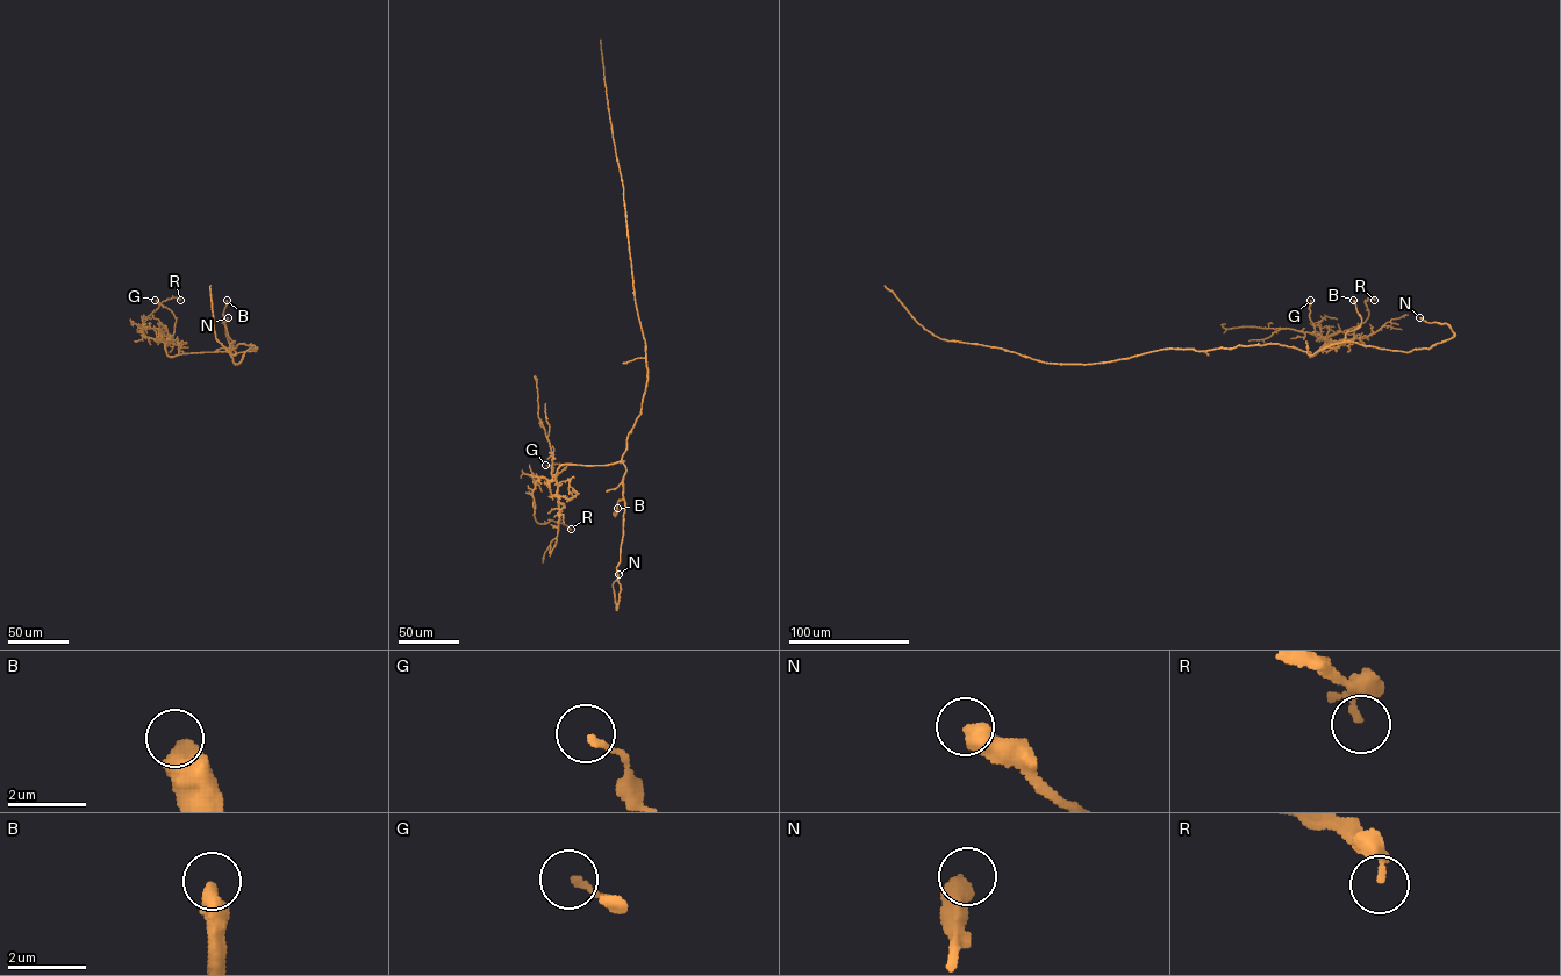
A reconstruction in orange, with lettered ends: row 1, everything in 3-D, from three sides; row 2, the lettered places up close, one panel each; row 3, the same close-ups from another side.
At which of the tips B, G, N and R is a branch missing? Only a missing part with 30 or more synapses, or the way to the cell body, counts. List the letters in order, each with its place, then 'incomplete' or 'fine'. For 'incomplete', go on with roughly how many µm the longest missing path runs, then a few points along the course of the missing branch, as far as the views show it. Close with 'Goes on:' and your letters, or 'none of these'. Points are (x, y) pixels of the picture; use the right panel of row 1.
B: at (1353, 300); fine
G: at (1310, 300); fine
N: at (1419, 317); fine
R: at (1374, 300); fine
Goes on: none of these

